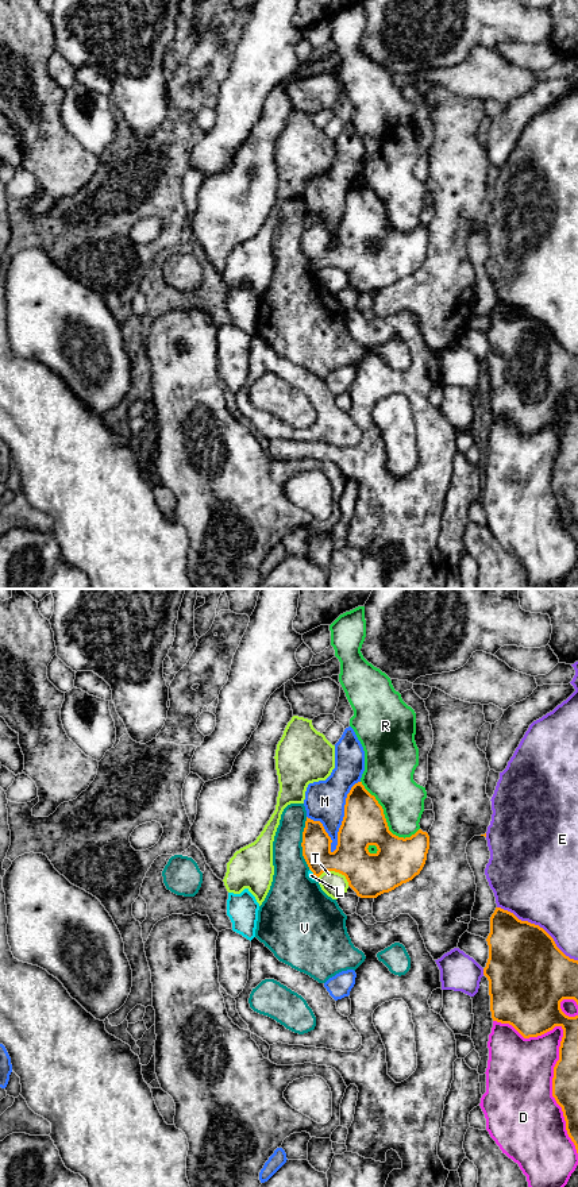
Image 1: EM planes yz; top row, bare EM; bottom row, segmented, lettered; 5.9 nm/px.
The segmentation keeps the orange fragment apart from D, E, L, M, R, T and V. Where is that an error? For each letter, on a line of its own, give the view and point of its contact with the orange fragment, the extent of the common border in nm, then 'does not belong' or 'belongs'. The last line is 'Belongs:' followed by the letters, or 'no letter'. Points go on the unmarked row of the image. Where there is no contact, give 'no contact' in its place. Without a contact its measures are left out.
D: meets orange in yz at (559, 453); contact 950 nm long; does not belong
E: meets orange in yz at (538, 320); contact 600 nm long; does not belong
L: meets orange in yz at (313, 269); contact 80 nm long; does not belong
M: meets orange in yz at (345, 211); contact 460 nm long; does not belong
R: meets orange in yz at (385, 215); contact 460 nm long; does not belong
T: meets orange in yz at (335, 266); contact 200 nm long; does not belong
V: meets orange in yz at (301, 238); contact 320 nm long; does not belong
Belongs: no letter

